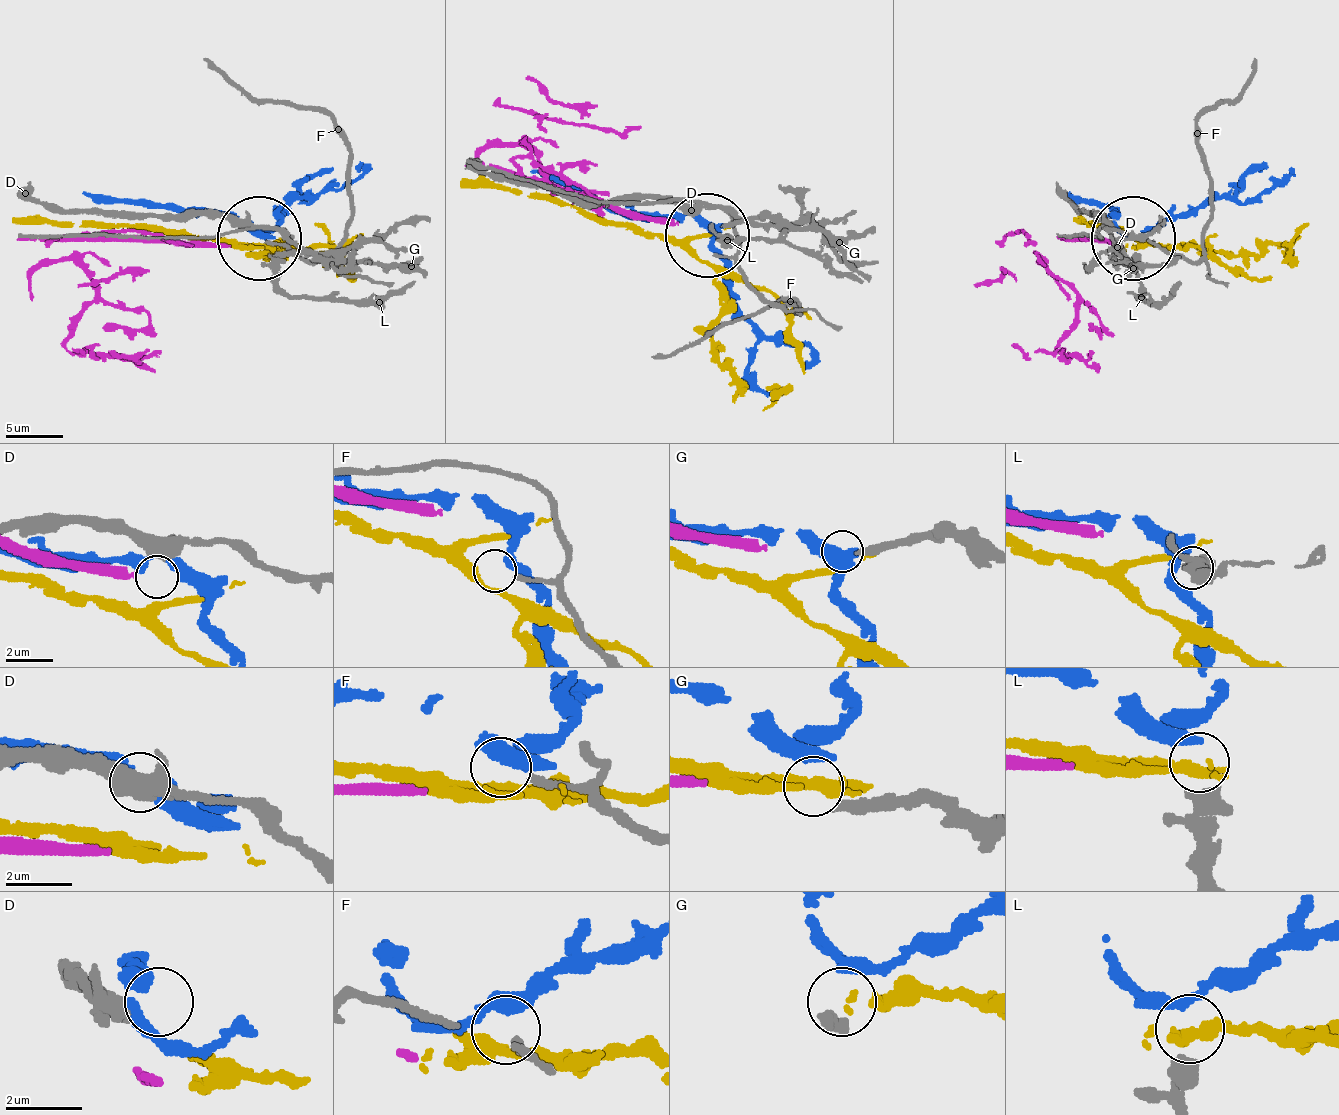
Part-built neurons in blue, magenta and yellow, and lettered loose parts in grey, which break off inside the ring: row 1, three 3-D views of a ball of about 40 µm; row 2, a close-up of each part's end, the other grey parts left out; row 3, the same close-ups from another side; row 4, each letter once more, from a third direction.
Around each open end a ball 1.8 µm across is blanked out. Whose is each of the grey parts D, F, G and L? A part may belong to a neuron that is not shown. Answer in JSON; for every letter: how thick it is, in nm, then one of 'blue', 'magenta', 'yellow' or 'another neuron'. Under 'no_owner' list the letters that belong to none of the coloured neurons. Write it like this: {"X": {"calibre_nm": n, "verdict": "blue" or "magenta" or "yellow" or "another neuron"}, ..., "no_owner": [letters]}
{"D": {"calibre_nm": 360, "verdict": "another neuron"}, "F": {"calibre_nm": 200, "verdict": "another neuron"}, "G": {"calibre_nm": 300, "verdict": "another neuron"}, "L": {"calibre_nm": 440, "verdict": "another neuron"}, "no_owner": ["D", "F", "G", "L"]}

